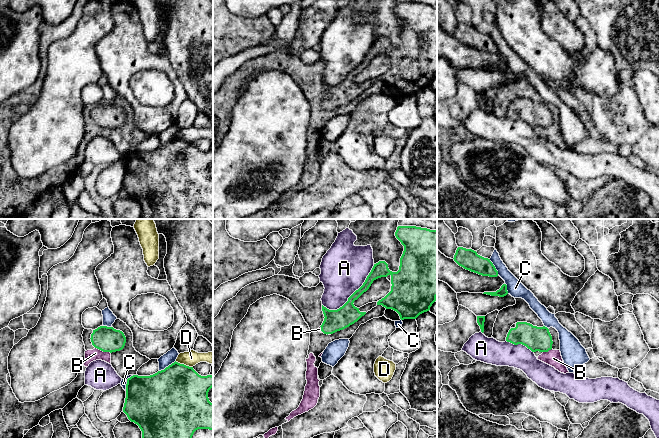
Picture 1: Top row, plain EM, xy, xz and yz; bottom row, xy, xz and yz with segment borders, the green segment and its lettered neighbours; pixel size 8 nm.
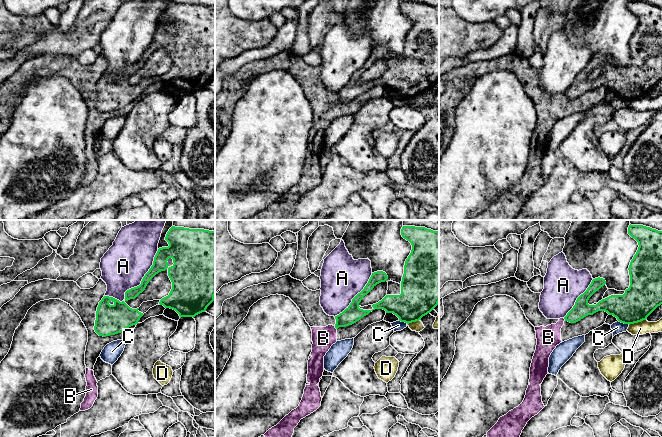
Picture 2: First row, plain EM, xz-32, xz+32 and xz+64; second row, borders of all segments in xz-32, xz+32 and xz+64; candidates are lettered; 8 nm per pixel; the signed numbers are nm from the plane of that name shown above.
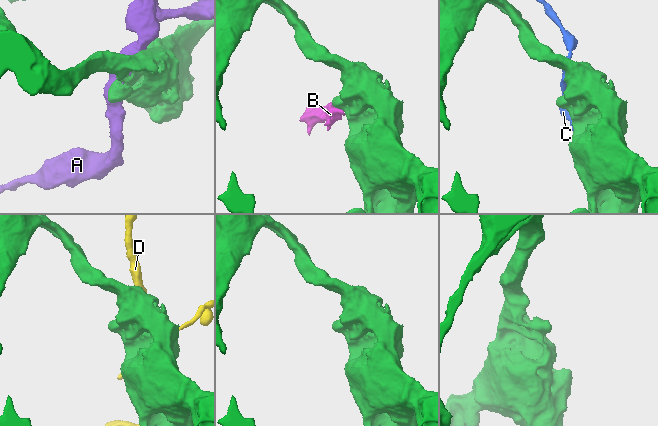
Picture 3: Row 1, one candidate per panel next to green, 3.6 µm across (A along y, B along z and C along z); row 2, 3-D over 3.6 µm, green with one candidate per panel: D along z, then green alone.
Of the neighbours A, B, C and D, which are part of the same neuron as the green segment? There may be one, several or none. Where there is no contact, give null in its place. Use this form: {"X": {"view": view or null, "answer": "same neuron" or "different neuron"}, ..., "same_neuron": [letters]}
{"A": {"view": "xz", "answer": "different neuron"}, "B": {"view": "xy", "answer": "different neuron"}, "C": {"view": "xy", "answer": "different neuron"}, "D": {"view": "xy", "answer": "different neuron"}, "same_neuron": []}

